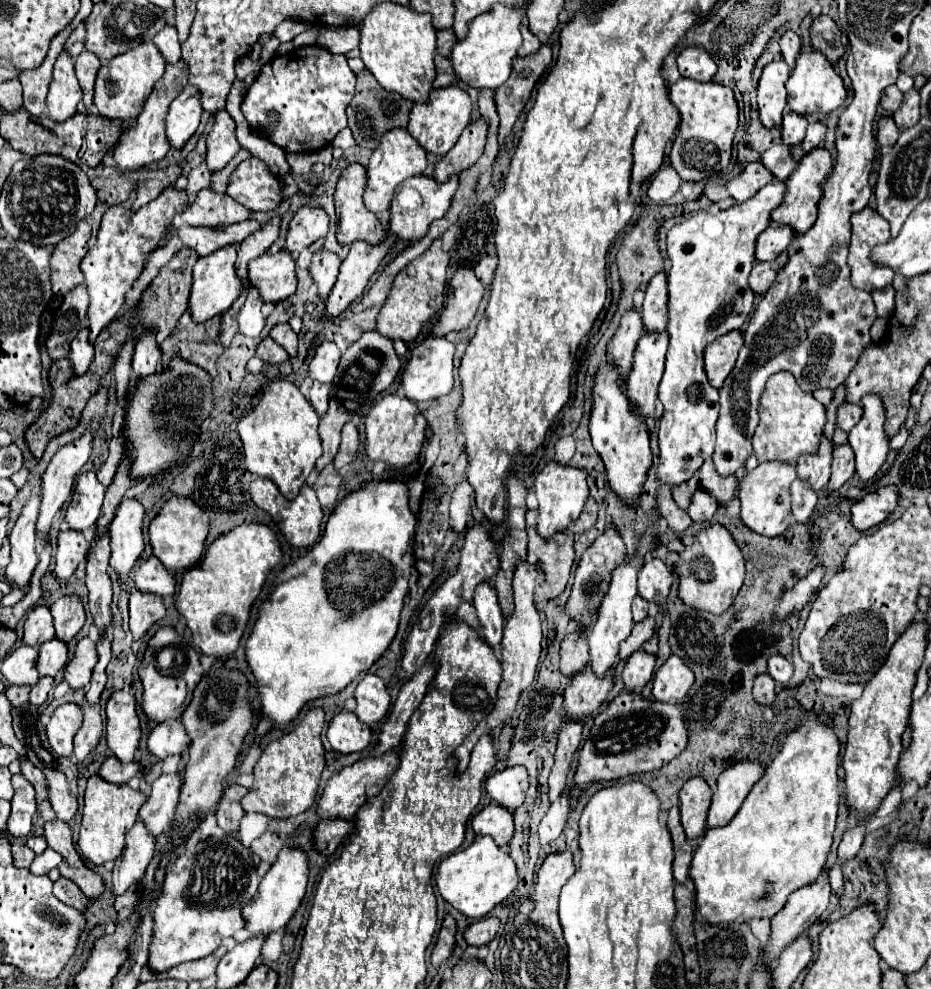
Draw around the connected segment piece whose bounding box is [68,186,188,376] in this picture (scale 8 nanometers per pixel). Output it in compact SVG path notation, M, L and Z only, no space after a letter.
M168 186L166 190L162 190L162 194L156 200L142 206L138 212L132 212L130 204L134 202L134 194L136 192L130 194L126 204L112 206L104 212L100 232L98 232L98 242L94 248L88 250L88 254L84 256L82 266L80 266L80 270L84 274L84 286L86 286L88 296L90 296L90 304L88 304L88 312L86 312L90 336L88 336L88 330L82 330L70 342L68 360L72 364L74 374L78 374L78 376L82 376L88 370L88 366L94 358L92 342L116 318L118 310L124 304L124 294L132 288L132 284L142 274L144 260L148 258L148 252L156 250L156 246L164 238L166 230L170 228L174 216L180 214L182 210L186 210L186 206L188 206L186 204L186 192L184 190L178 192L172 186Z

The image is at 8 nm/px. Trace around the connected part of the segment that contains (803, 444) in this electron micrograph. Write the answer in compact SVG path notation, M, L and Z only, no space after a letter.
M776 372L766 382L766 388L760 396L758 404L760 422L756 426L756 434L752 438L754 454L760 462L766 460L782 460L796 464L800 454L814 454L820 444L822 428L826 422L824 406L814 400L812 394L804 392L790 372Z

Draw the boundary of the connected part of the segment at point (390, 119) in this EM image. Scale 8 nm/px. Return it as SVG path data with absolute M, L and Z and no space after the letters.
M360 70L356 74L356 92L354 92L354 100L350 100L350 108L346 108L346 116L348 116L348 128L352 130L354 138L356 138L356 144L362 146L364 150L372 152L382 134L386 130L392 130L392 128L406 128L408 124L408 114L410 114L410 108L414 106L412 100L406 100L394 92L386 92L372 76L370 70Z

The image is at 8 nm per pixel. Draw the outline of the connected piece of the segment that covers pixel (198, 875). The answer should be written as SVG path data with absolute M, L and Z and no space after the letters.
M230 834L222 836L220 840L210 838L194 846L182 848L180 856L166 872L164 890L154 908L154 936L150 942L148 968L152 972L166 972L182 962L192 962L210 956L222 944L224 938L244 928L242 908L252 900L258 884L260 884L258 872L250 862L248 850L240 844L240 840L236 840Z

